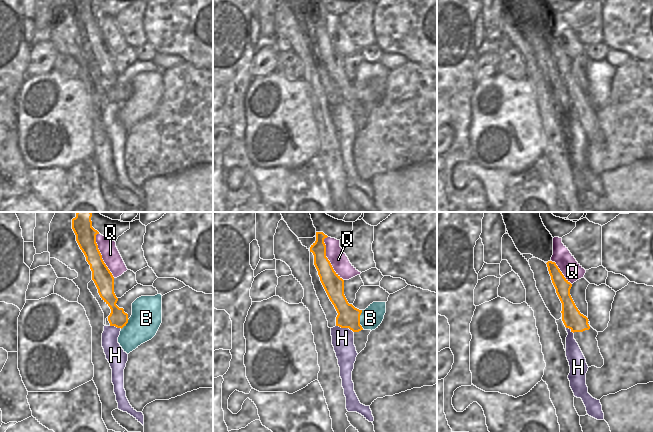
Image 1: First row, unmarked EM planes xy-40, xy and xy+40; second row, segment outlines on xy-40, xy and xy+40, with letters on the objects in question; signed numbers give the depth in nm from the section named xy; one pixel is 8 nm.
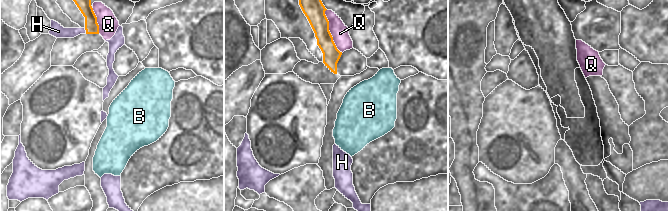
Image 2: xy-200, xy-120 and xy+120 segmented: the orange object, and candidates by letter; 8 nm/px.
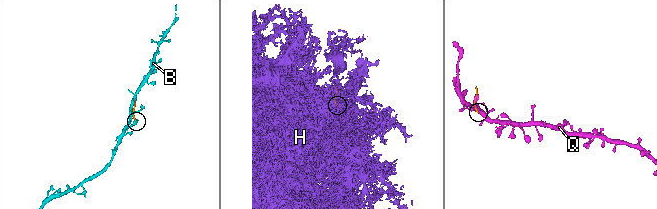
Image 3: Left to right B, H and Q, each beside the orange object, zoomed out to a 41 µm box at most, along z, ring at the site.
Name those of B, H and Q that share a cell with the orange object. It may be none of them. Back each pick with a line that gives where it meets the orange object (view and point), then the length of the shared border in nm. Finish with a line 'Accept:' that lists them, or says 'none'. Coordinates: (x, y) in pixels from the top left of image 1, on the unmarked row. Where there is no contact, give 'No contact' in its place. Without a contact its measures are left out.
Accept: none

